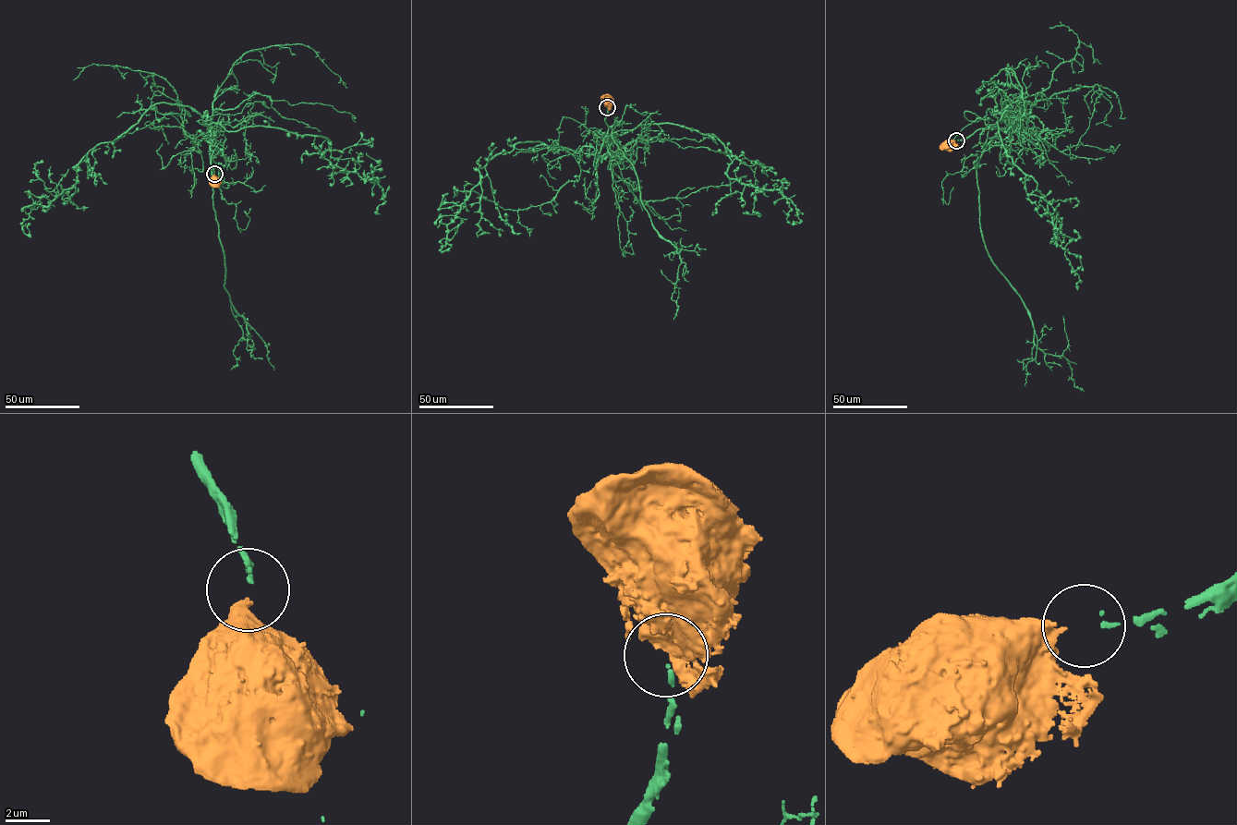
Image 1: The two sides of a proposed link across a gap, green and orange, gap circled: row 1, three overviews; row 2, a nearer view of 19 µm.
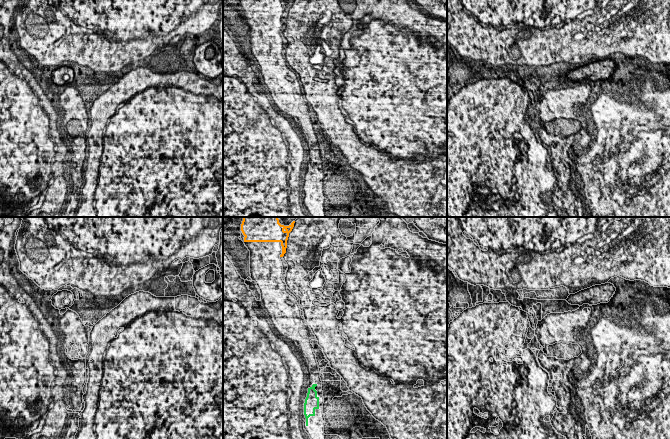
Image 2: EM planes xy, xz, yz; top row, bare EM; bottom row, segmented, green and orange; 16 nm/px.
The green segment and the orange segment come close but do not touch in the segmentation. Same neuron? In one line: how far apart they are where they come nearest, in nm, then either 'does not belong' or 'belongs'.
2100 nm | belongs

